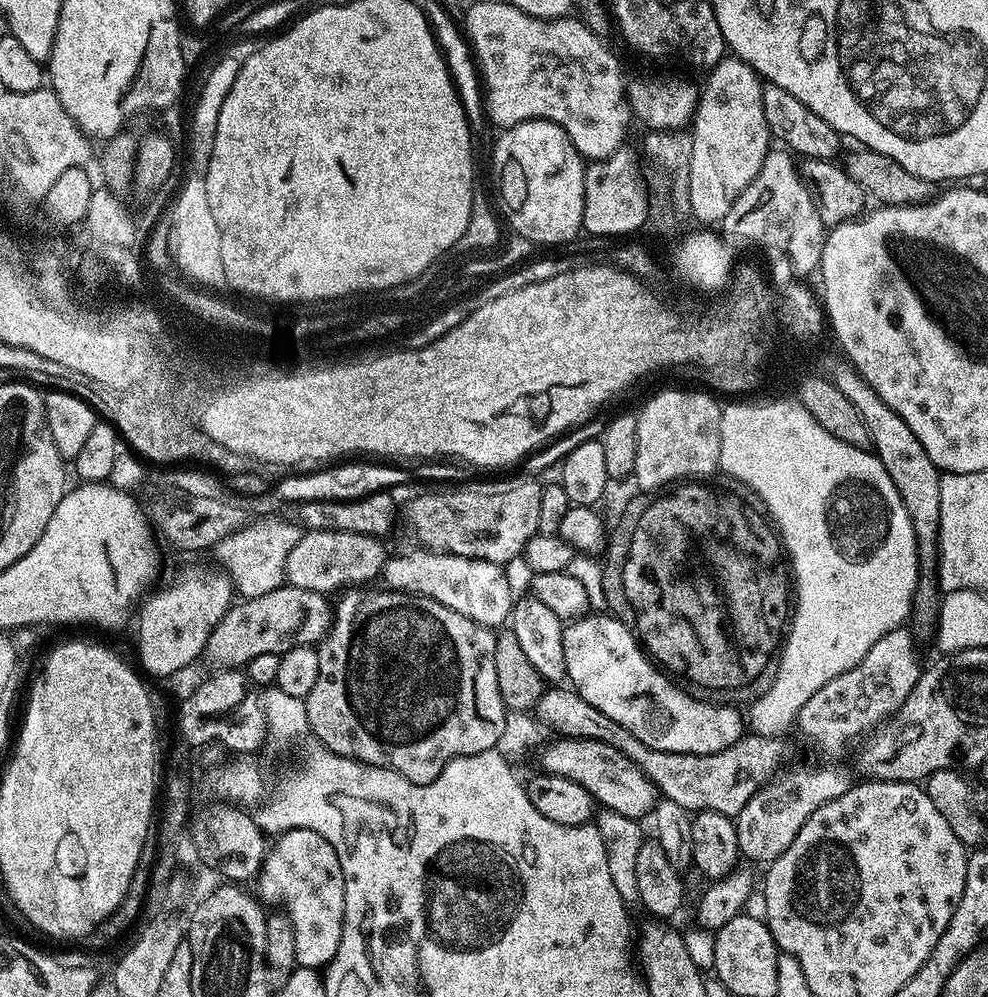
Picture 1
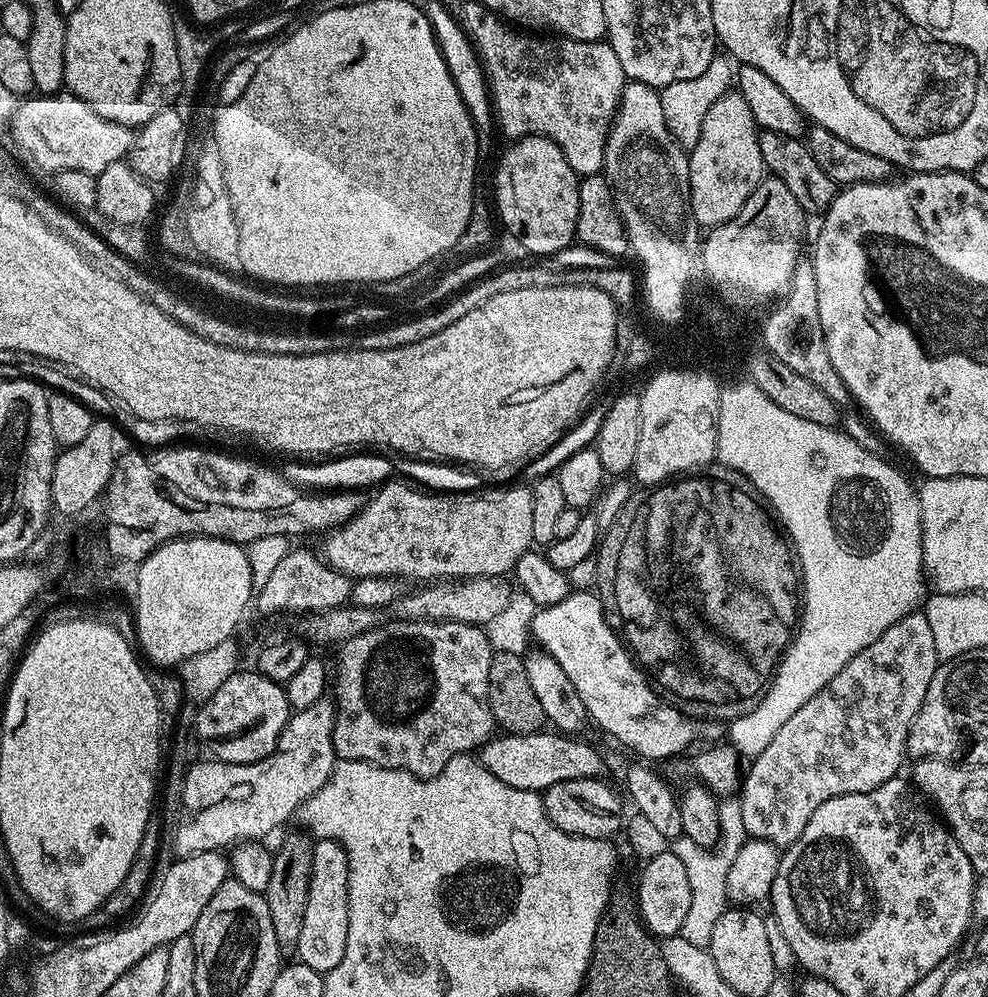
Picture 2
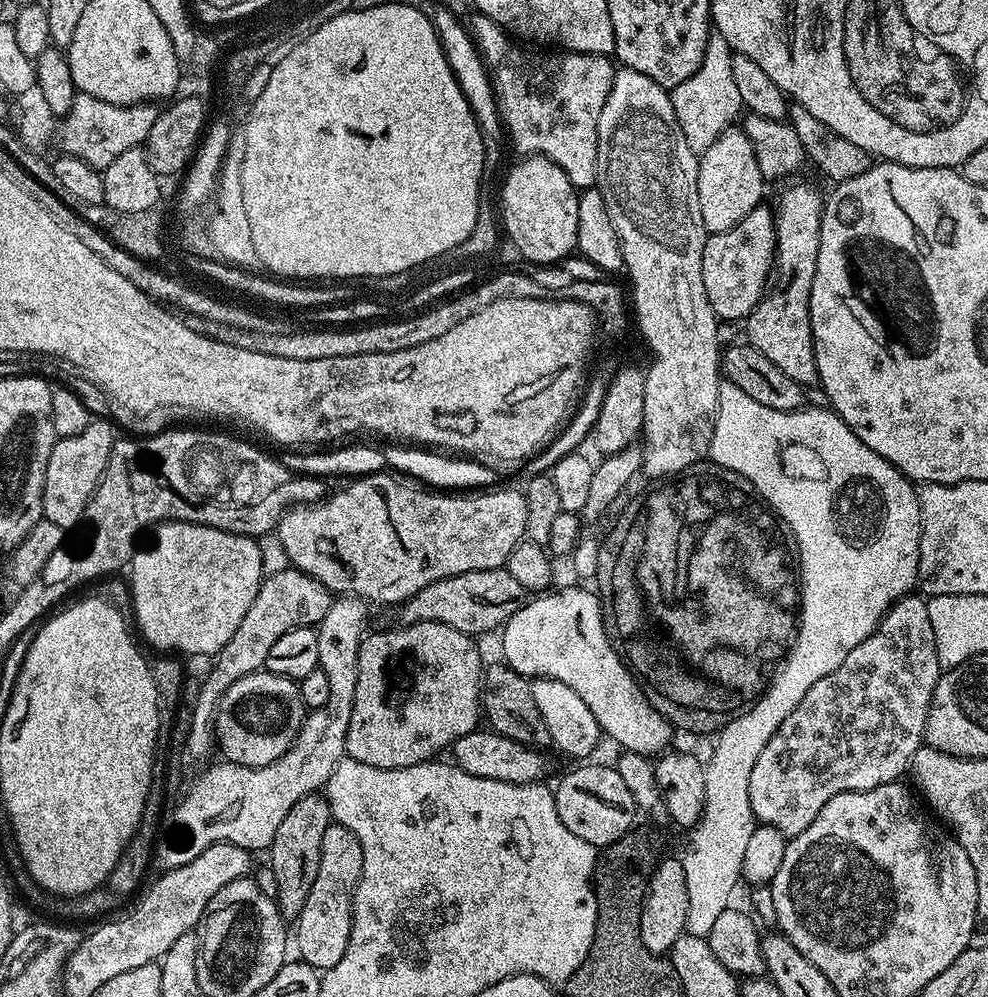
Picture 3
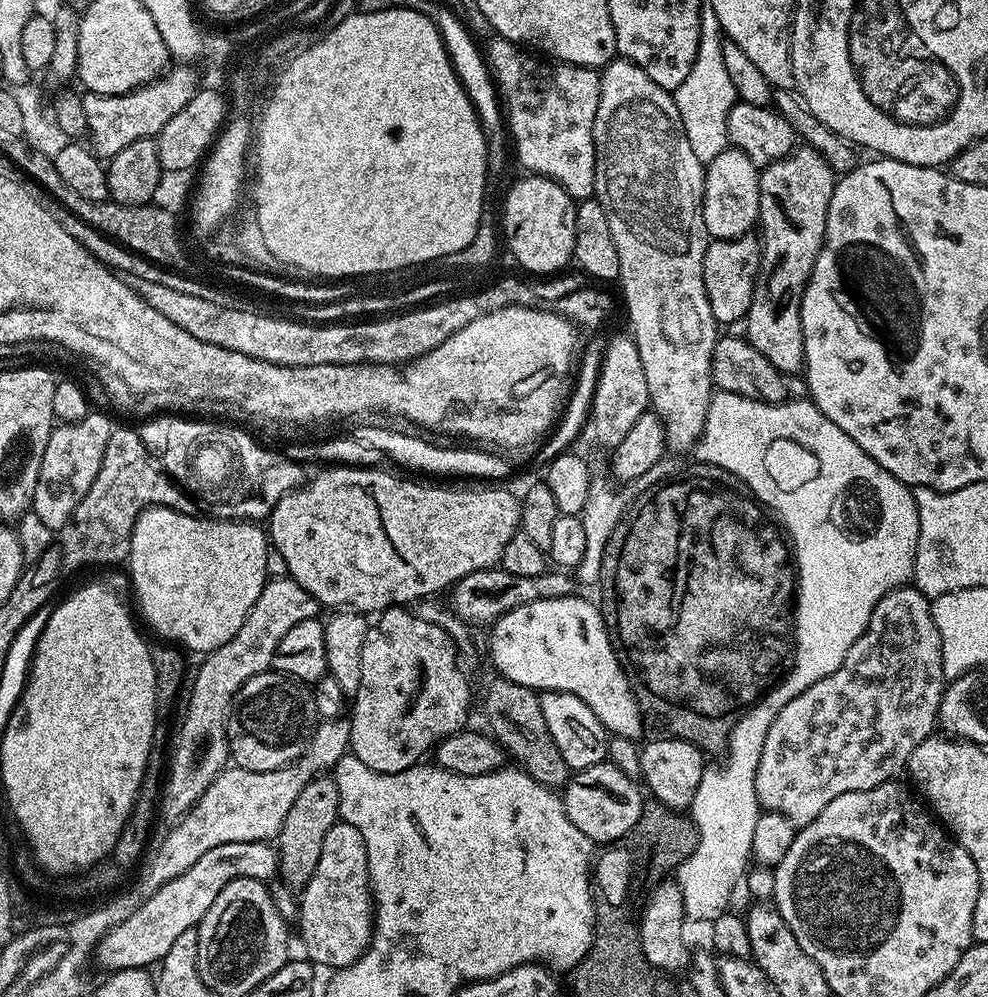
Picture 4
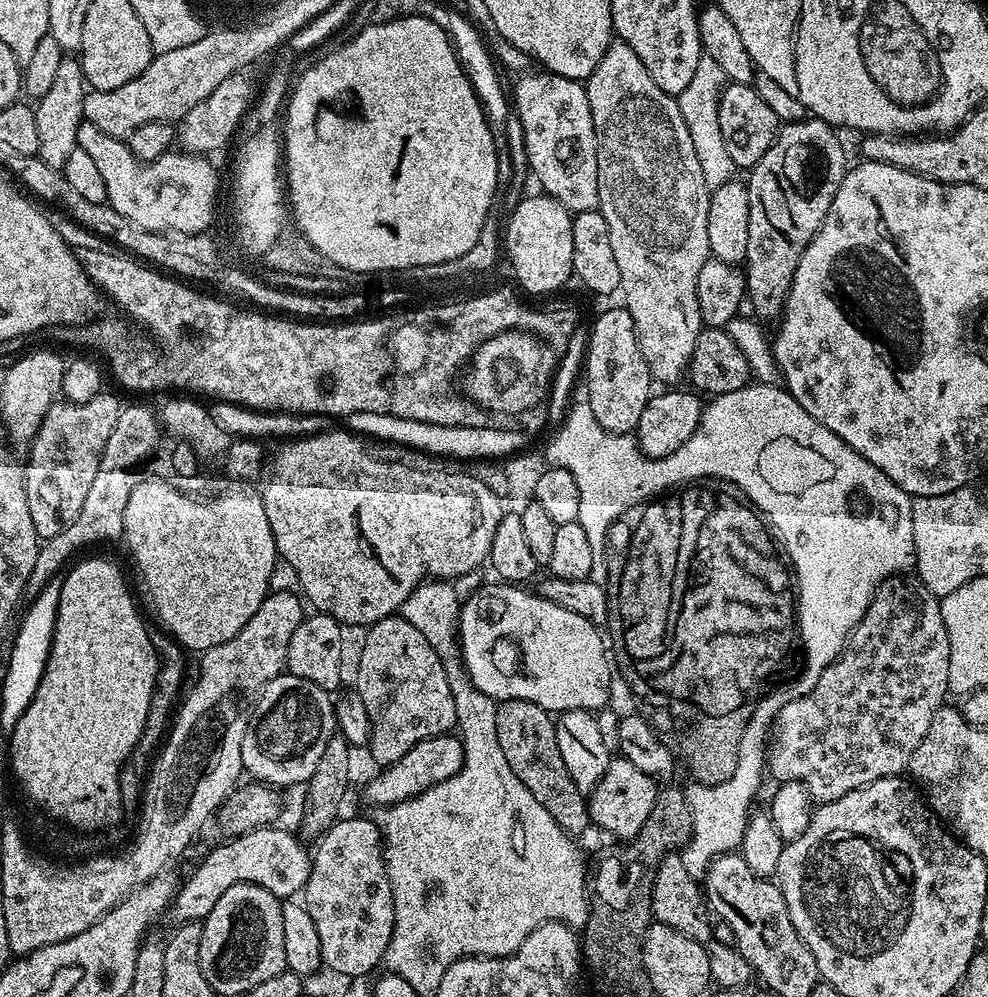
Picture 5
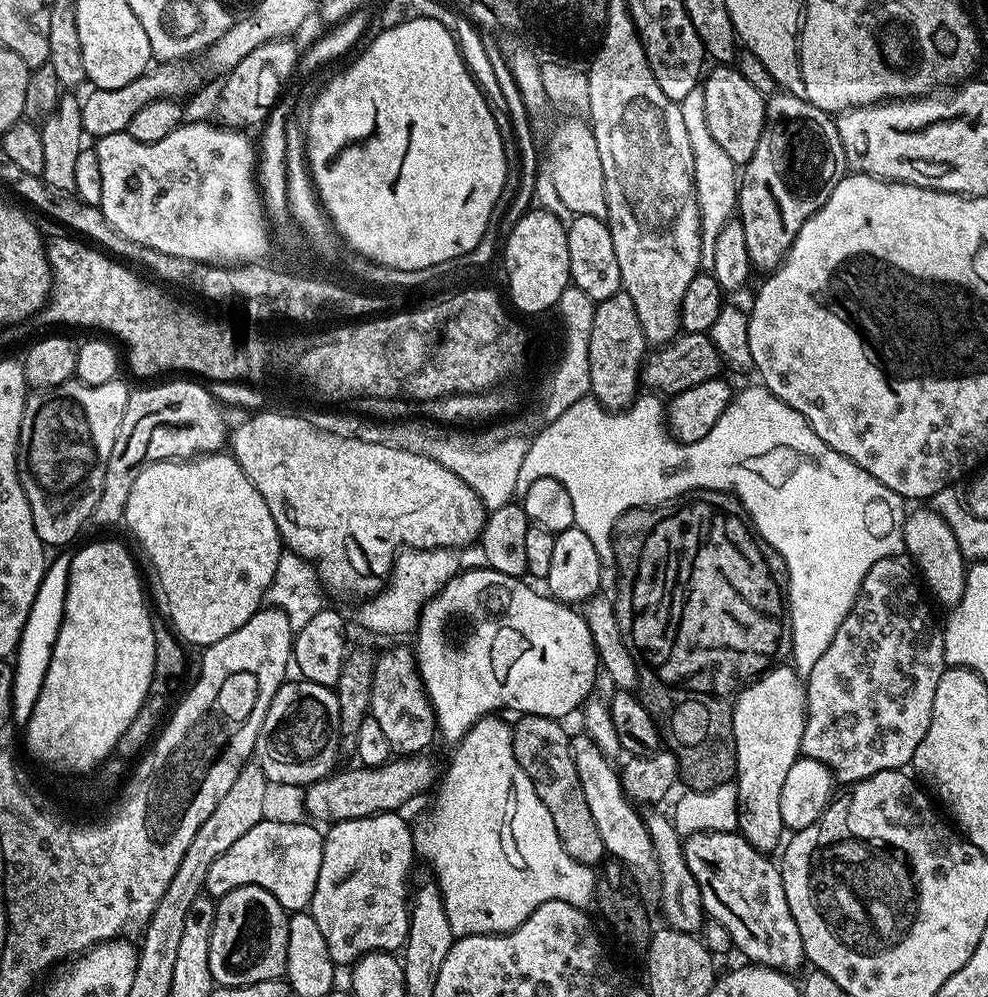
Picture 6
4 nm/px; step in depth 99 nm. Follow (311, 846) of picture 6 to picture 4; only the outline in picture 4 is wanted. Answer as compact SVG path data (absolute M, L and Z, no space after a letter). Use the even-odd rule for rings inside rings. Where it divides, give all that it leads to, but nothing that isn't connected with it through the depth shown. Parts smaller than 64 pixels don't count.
M244 841L226 842L225 845L215 846L214 849L206 851L206 854L202 855L198 862L194 862L194 866L190 866L190 870L186 870L186 874L178 874L178 878L166 882L157 892L150 894L145 900L139 901L134 914L130 914L130 918L126 918L126 922L120 922L118 926L114 926L107 932L96 943L95 963L98 962L102 967L108 968L109 973L127 968L148 968L159 965L160 959L166 954L166 950L170 950L170 946L174 946L178 934L199 925L200 919L206 914L206 910L210 910L210 906L214 906L214 898L218 898L218 894L222 894L222 890L231 880L254 878L268 882L277 875L277 872L278 857L276 849L271 843Z

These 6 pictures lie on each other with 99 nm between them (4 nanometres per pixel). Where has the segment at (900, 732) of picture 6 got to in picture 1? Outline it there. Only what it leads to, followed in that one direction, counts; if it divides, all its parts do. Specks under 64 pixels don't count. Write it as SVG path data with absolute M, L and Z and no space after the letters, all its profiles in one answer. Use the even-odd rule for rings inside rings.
M904 626L884 634L874 646L870 647L870 650L866 651L862 662L858 662L853 668L846 670L846 674L838 674L838 678L830 678L830 682L826 682L826 686L822 686L822 690L818 690L818 694L814 694L814 698L810 698L810 702L806 702L806 706L802 706L802 710L796 715L795 727L800 728L801 734L822 755L842 755L856 739L859 741L861 738L867 737L875 732L884 721L891 720L902 706L902 702L906 702L906 698L910 698L910 690L914 690L922 671L920 656L916 653L916 643L918 643L917 637ZM808 764L805 768L788 768L772 777L767 784L763 784L742 806L742 810L734 817L738 846L741 857L753 865L767 866L778 859L785 850L798 838L798 830L806 826L810 814L818 810L826 802L834 798L842 798L846 790L852 787L853 777L848 777L848 772L840 764Z

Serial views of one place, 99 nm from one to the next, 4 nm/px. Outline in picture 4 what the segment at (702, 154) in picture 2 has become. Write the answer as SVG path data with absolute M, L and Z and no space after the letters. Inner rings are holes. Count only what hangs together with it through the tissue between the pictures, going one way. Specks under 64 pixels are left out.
M729 146L704 169L704 205L702 214L712 240L733 240L747 236L760 219L760 173L742 150Z

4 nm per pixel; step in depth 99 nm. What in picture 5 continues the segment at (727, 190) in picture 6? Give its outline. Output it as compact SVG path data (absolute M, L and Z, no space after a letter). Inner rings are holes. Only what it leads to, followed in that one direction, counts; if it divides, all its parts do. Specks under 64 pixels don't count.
M701 55L692 81L676 97L676 104L682 110L682 122L686 122L690 142L694 142L694 154L698 154L698 162L702 166L702 178L706 178L706 186L710 190L733 179L737 171L736 163L730 154L726 154L726 142L722 142L722 129L718 123L718 102L724 93L725 83L722 66L718 66L714 58Z

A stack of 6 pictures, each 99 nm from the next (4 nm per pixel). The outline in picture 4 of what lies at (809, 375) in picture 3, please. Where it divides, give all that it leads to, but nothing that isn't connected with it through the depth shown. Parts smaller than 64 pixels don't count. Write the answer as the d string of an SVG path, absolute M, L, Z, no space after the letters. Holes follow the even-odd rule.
M797 146L793 148L792 153L790 153L789 156L784 156L781 160L776 160L760 173L760 219L758 221L760 273L756 279L754 294L750 298L748 314L746 319L743 321L742 327L745 328L743 331L746 333L746 339L752 343L754 350L758 350L758 354L762 354L762 358L766 358L766 362L770 362L779 372L785 374L791 374L791 372L800 374L804 371L804 339L802 338L802 318L800 317L800 307L802 306L802 298L804 297L804 291L808 285L808 279L814 270L814 262L818 258L818 254L824 245L824 235L826 234L826 214L830 210L830 198L836 189L837 179L838 173L834 171L826 161L824 161L822 154L818 154L818 150L814 150L807 146Z

